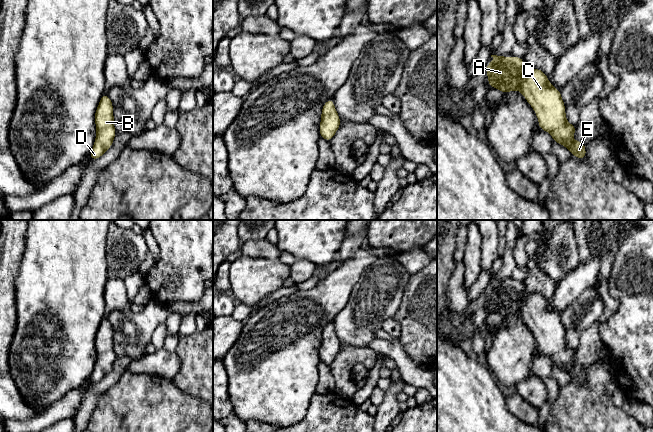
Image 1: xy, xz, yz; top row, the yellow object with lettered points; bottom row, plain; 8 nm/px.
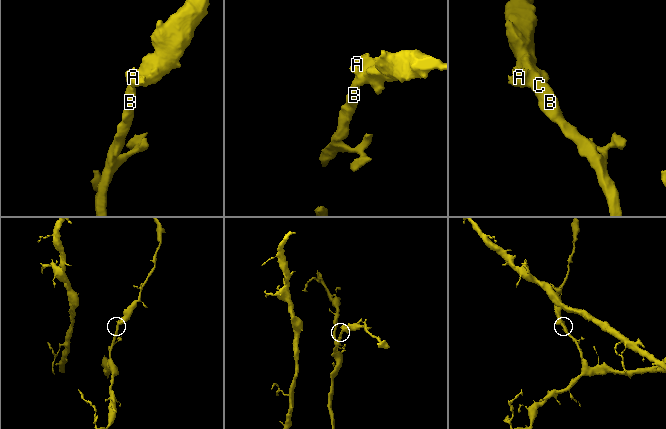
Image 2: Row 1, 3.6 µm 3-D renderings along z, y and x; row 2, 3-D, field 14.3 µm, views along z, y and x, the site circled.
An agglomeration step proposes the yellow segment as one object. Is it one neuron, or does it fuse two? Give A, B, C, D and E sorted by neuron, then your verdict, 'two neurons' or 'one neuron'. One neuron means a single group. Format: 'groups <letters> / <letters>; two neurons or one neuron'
groups A B C D E; one neuron

